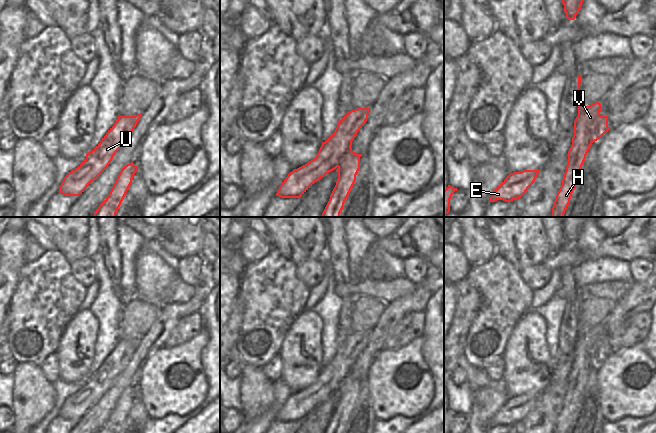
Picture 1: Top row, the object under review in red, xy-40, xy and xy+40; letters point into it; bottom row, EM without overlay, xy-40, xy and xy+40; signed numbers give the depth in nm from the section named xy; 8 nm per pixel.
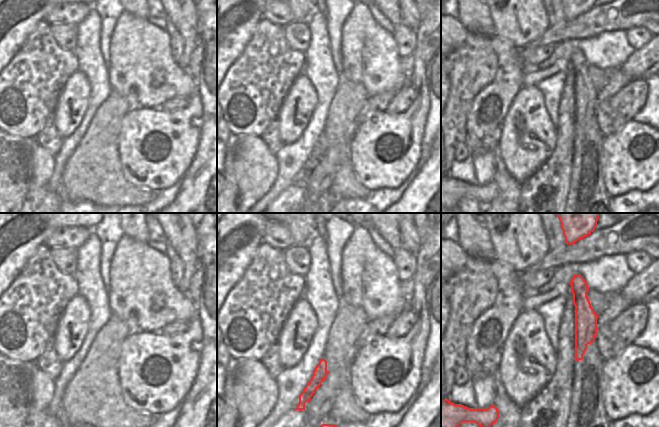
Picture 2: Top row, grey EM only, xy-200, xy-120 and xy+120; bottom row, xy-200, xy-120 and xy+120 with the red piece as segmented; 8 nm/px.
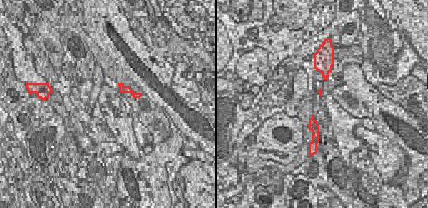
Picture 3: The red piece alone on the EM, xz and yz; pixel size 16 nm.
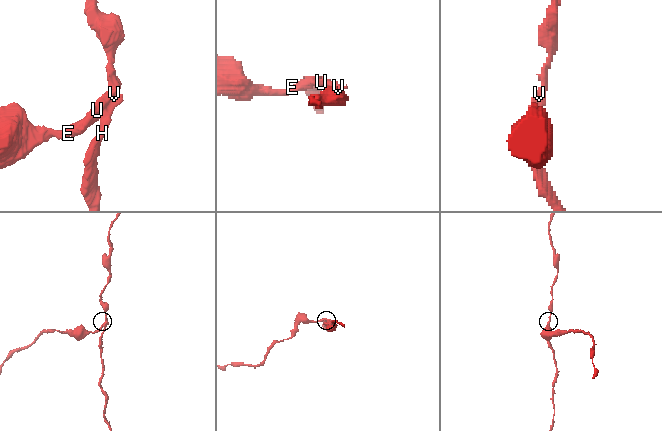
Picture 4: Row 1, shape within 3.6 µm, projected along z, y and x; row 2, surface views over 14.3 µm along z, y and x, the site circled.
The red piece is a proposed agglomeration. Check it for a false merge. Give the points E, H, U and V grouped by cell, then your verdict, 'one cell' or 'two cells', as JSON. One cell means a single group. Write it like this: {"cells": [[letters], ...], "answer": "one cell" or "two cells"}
{"cells": [["E", "U"], ["H", "V"]], "answer": "two cells"}

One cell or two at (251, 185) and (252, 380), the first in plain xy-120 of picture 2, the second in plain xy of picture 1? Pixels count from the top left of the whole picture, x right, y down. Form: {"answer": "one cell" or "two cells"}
{"answer": "one cell"}

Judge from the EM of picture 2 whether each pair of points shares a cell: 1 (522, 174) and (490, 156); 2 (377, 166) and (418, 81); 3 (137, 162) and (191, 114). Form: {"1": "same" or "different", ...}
{"1": "different", "2": "same", "3": "same"}

